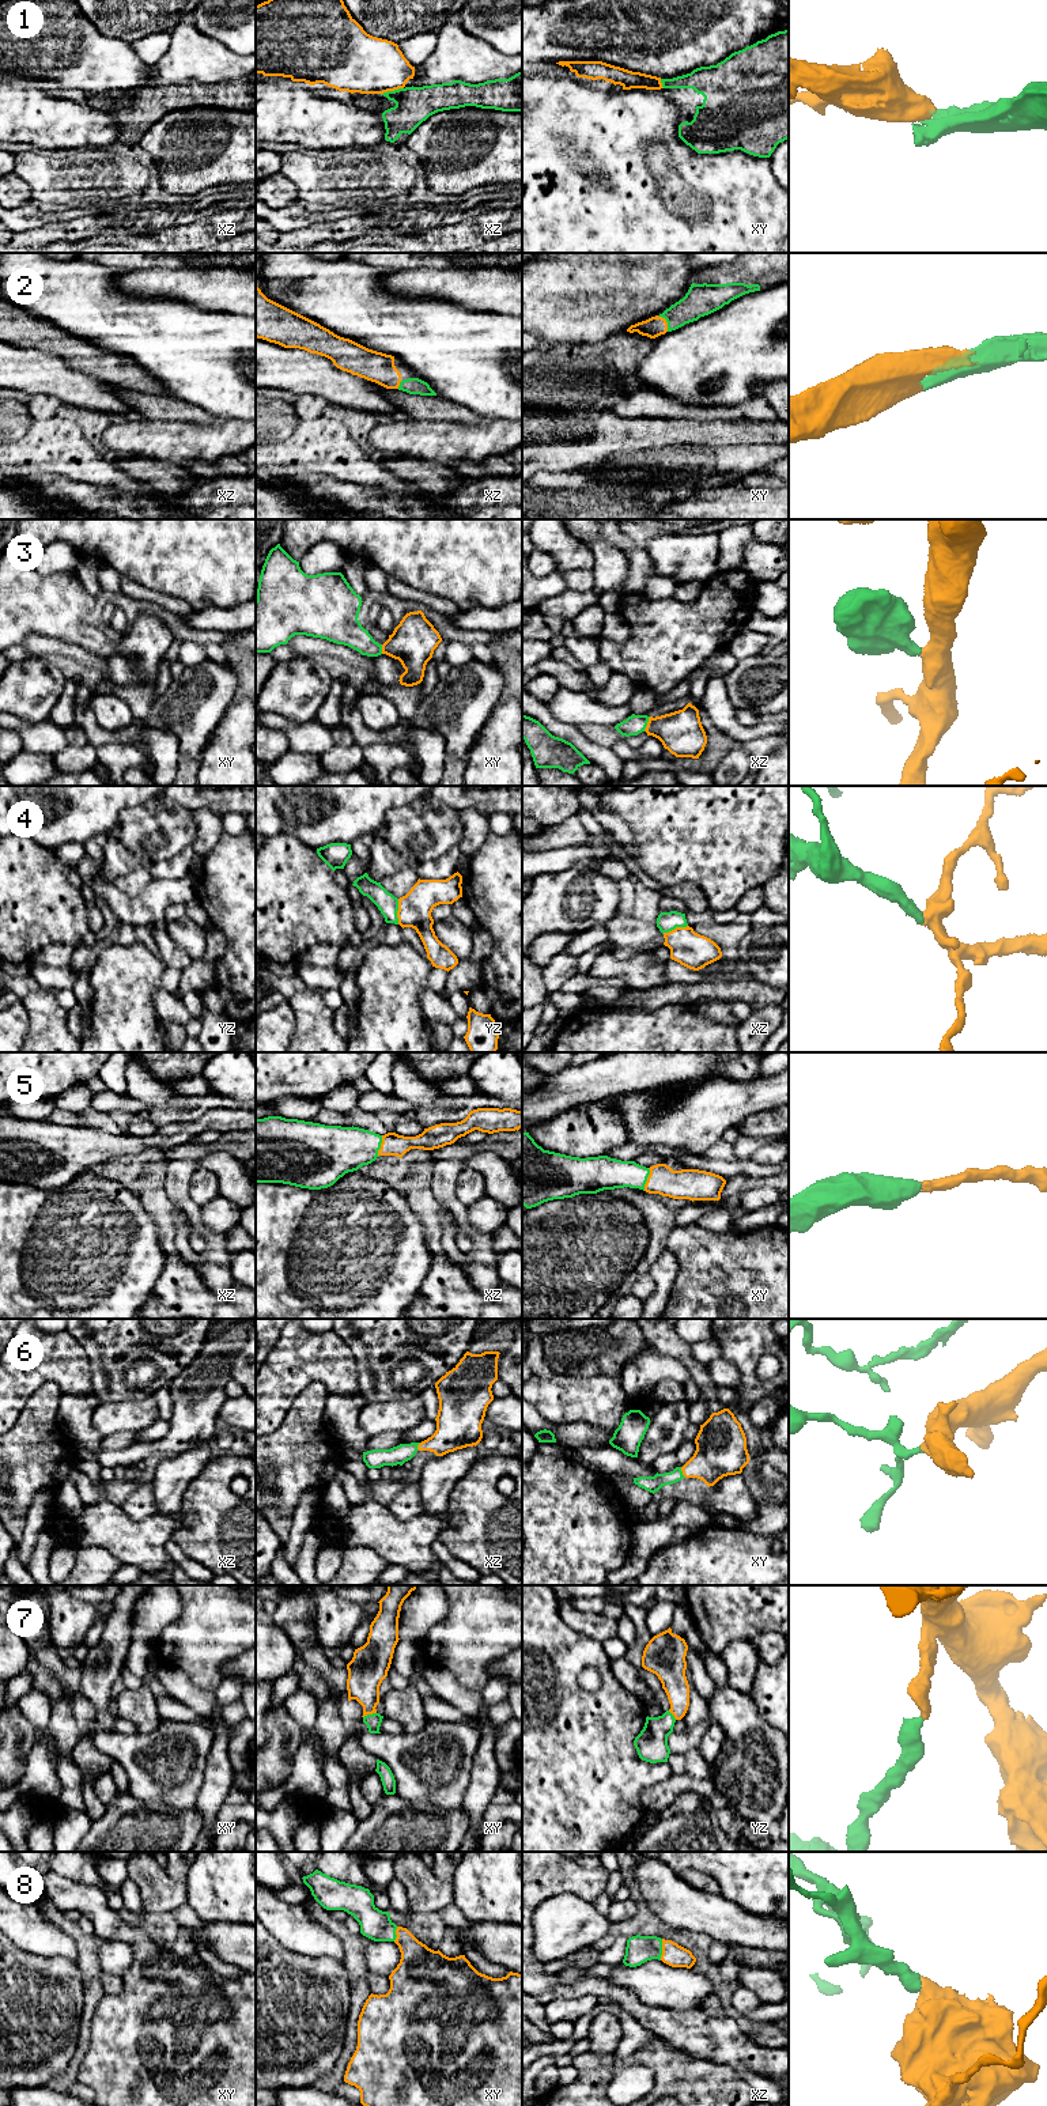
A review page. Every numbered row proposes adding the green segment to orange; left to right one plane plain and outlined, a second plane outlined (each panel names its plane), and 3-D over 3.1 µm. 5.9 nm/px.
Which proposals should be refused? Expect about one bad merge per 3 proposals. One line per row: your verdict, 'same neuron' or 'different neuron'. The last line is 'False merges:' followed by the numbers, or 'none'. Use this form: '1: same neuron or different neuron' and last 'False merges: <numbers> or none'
1: different neuron
2: same neuron
3: same neuron
4: same neuron
5: same neuron
6: same neuron
7: same neuron
8: same neuron
False merges: 1

